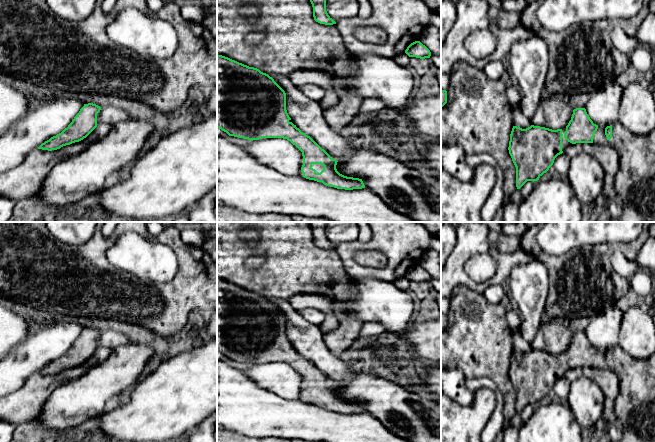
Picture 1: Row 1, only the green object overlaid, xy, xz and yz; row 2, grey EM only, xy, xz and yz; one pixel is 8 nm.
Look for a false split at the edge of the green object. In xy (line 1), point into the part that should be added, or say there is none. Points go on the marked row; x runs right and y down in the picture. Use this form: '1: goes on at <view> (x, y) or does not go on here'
1: does not go on here

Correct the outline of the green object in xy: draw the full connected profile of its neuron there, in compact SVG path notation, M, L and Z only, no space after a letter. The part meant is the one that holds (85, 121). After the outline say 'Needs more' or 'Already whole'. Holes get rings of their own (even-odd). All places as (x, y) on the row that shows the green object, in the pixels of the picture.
M84 104L67 128L42 143L38 149L52 151L83 140L97 127L100 110L101 107L96 104Z. Already whole

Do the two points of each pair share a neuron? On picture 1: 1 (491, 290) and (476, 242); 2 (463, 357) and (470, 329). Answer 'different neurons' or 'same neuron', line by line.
1: different neurons
2: same neuron

